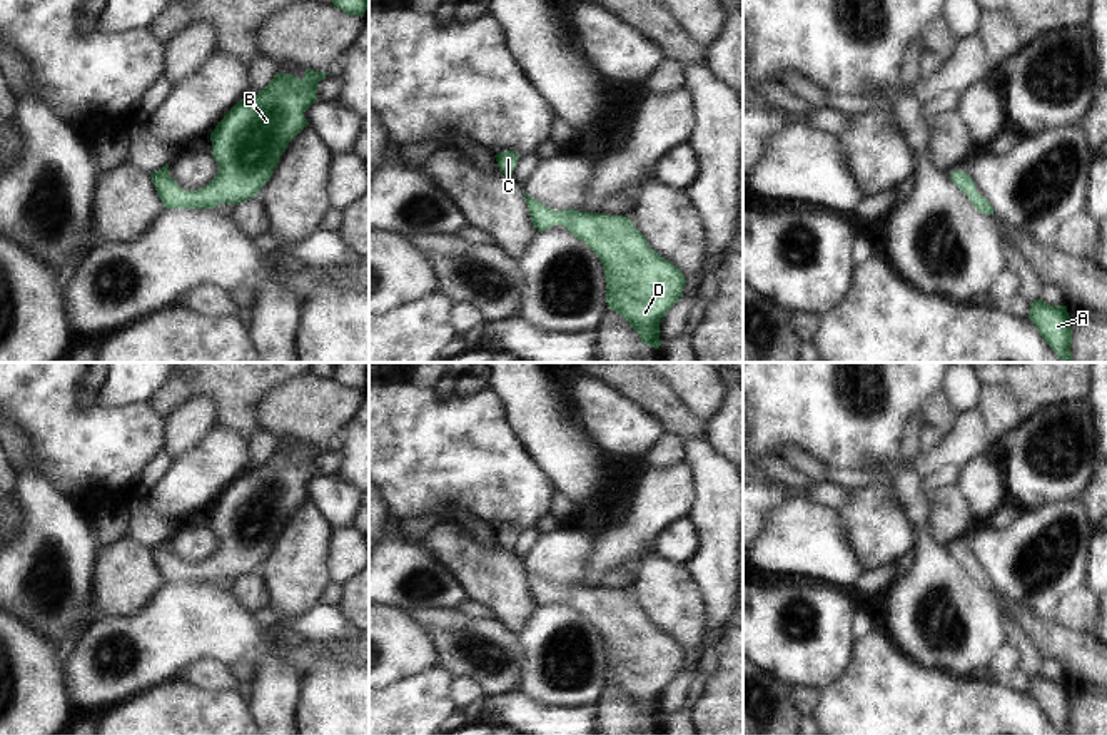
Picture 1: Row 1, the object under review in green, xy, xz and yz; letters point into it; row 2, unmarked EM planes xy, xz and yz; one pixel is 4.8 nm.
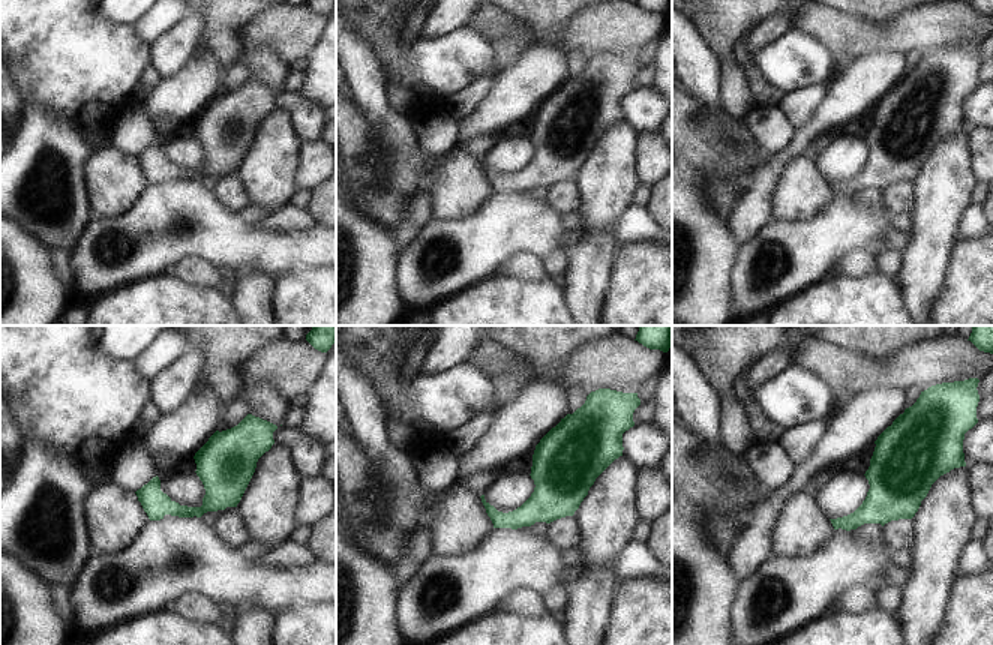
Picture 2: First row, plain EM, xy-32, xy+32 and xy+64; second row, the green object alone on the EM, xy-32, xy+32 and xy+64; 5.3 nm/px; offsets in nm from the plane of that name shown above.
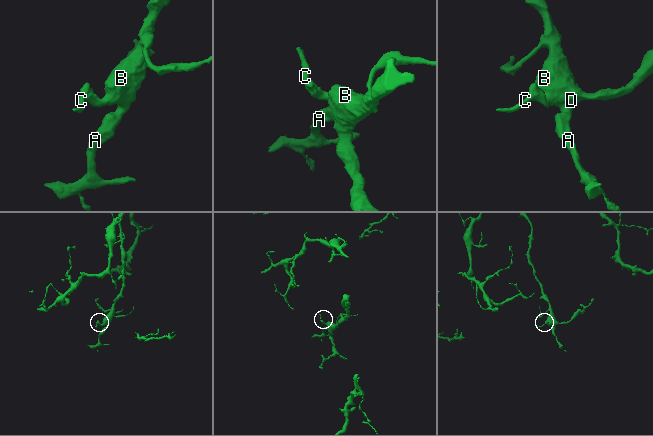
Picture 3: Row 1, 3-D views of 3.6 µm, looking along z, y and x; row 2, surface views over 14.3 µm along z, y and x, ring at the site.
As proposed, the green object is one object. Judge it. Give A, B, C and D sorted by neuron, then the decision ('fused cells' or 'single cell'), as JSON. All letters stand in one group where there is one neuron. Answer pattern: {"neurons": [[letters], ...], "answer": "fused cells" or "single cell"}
{"neurons": [["A", "B", "C", "D"]], "answer": "single cell"}

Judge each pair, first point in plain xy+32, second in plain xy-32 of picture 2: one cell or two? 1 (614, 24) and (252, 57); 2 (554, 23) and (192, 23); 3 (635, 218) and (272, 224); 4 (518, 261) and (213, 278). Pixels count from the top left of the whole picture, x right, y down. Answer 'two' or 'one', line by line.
1: two
2: two
3: one
4: one

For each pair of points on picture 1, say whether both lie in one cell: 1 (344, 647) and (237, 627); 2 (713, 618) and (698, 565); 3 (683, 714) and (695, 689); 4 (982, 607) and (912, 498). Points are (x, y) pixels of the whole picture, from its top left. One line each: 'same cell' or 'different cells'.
1: same cell
2: same cell
3: same cell
4: same cell

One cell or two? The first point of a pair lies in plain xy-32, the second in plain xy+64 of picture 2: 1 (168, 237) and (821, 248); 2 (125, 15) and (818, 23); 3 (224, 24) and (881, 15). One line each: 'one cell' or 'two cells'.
1: one cell
2: two cells
3: one cell

